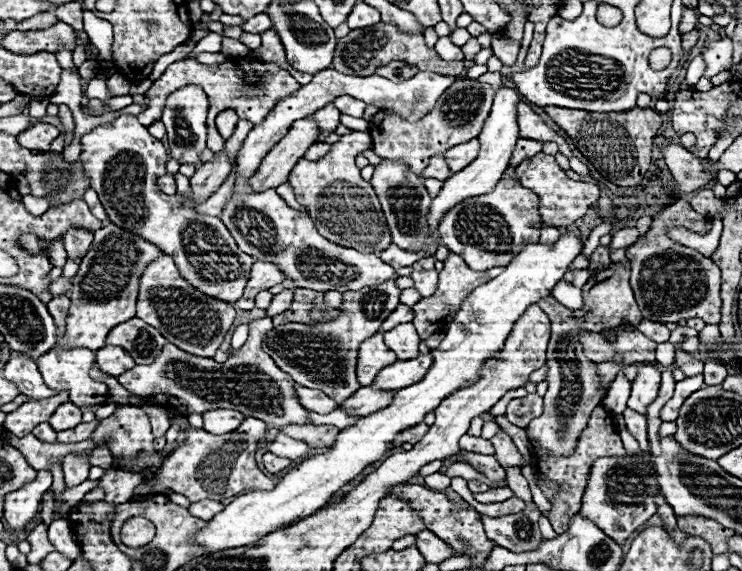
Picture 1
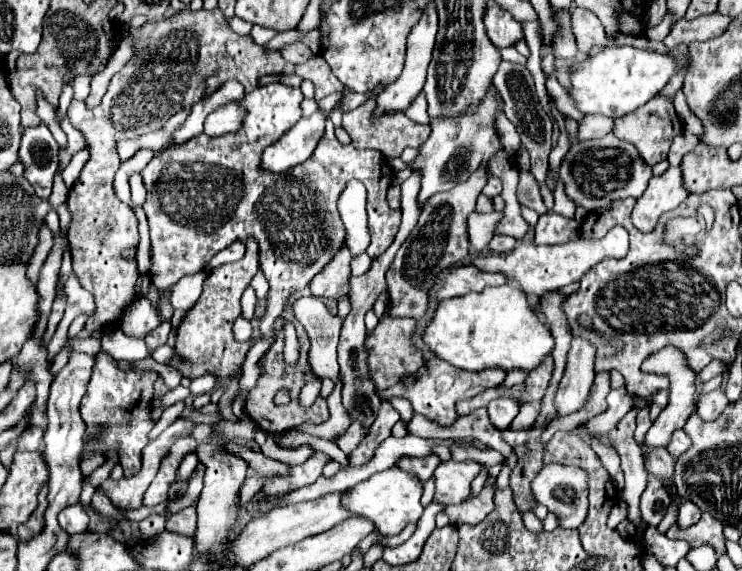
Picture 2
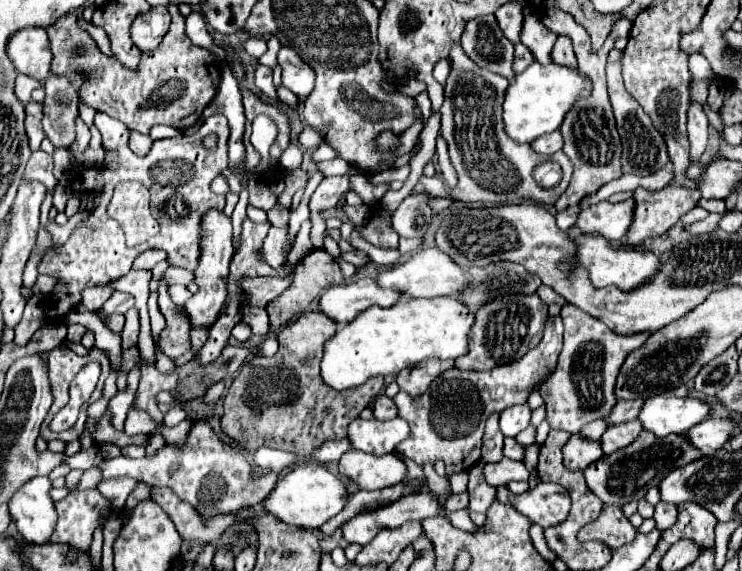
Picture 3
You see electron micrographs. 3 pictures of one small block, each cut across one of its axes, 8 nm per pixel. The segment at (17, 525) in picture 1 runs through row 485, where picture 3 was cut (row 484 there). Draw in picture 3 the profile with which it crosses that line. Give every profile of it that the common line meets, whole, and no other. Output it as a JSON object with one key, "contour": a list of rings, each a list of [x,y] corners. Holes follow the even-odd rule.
{"contour":[[[38,476],[26,482],[10,500],[10,514],[22,538],[30,544],[48,544],[56,526],[56,508],[50,498],[52,482]]]}

